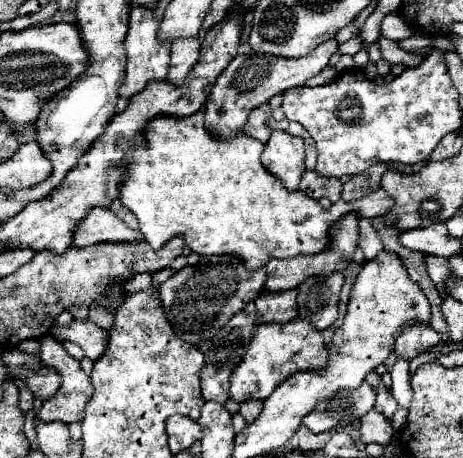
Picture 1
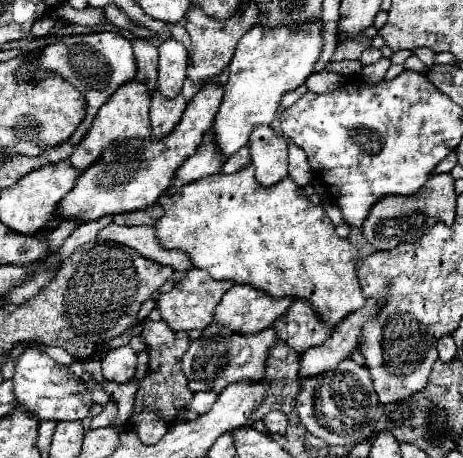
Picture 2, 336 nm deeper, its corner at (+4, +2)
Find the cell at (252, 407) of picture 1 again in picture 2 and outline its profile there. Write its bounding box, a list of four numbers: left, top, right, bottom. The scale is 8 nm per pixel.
[262,412,286,434]

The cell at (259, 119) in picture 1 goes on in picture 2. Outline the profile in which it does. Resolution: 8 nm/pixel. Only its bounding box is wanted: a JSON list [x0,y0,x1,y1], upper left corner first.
[222,146,250,174]

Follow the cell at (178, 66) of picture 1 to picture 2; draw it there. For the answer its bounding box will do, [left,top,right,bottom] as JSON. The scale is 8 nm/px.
[150,92,186,138]

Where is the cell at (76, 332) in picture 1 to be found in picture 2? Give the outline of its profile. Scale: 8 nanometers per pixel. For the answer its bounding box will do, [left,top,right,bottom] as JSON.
[102,346,136,382]

